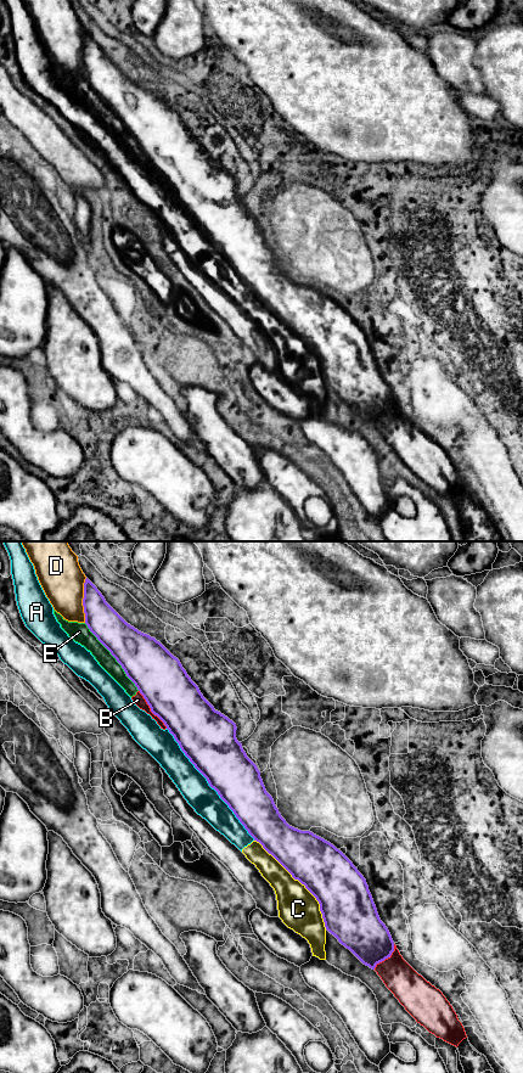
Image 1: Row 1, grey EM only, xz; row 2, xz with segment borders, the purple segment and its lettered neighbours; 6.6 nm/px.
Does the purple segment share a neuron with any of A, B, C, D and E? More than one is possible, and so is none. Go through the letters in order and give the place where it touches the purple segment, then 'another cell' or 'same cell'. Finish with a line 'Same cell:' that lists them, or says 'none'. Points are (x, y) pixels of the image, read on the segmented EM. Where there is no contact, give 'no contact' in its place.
A: xz (208, 782) | another cell
B: xz (151, 709) | another cell
C: xz (301, 882) | another cell
D: xz (83, 600) | another cell
E: xz (113, 656) | another cell
Same cell: none

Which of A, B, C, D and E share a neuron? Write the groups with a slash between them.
A C / B E / D

